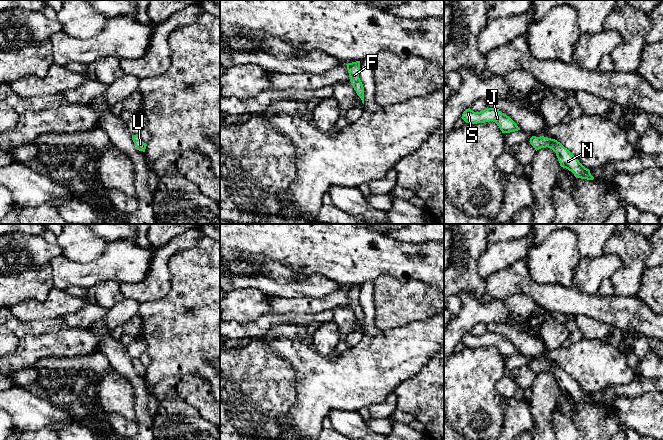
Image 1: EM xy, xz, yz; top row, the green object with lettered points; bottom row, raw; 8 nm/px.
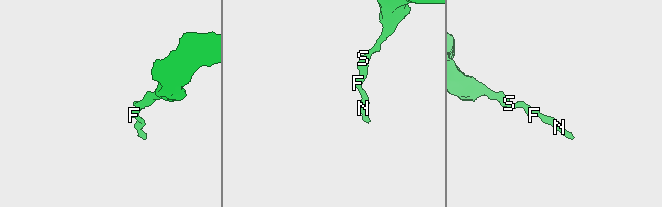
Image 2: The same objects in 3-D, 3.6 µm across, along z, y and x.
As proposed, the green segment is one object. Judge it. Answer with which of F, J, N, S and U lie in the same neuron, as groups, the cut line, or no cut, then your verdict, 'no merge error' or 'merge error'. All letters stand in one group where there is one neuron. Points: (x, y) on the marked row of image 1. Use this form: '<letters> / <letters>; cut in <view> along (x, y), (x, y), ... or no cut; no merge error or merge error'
F J N S U; no cut; no merge error

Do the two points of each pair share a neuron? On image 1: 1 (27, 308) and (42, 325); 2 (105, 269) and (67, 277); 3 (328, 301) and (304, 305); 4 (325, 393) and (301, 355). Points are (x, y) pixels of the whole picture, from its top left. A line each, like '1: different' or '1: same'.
1: different
2: same
3: same
4: same

